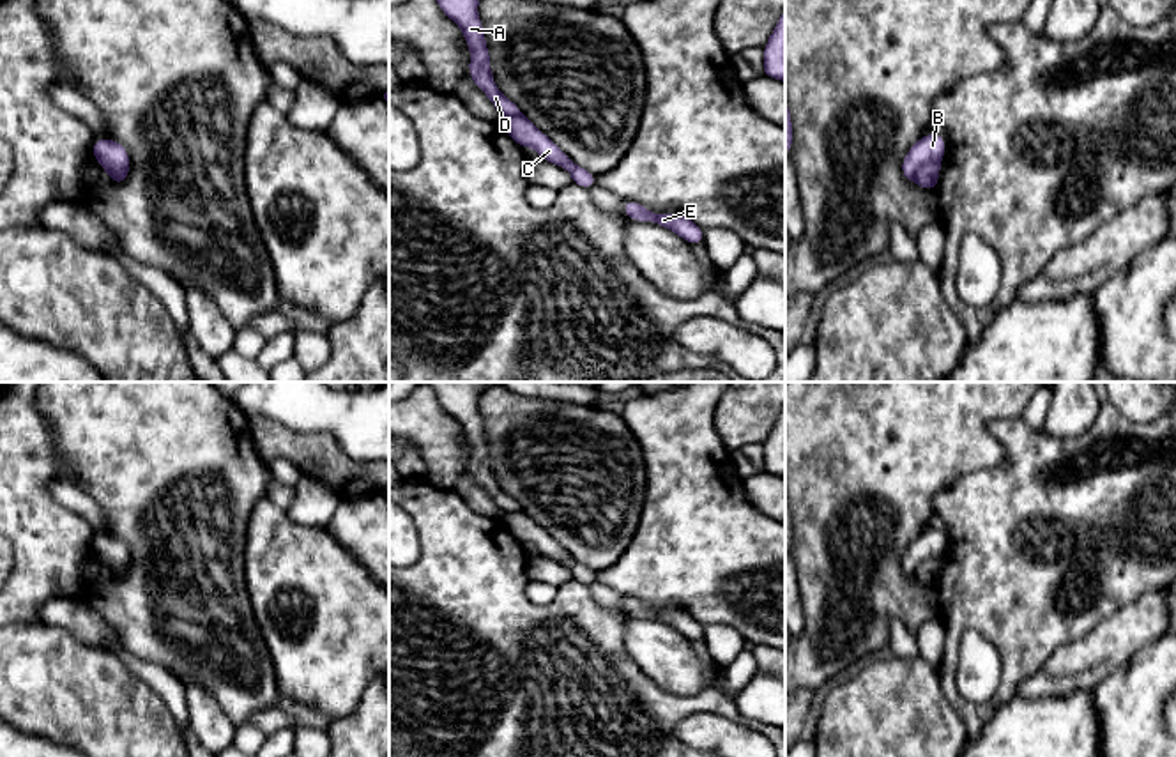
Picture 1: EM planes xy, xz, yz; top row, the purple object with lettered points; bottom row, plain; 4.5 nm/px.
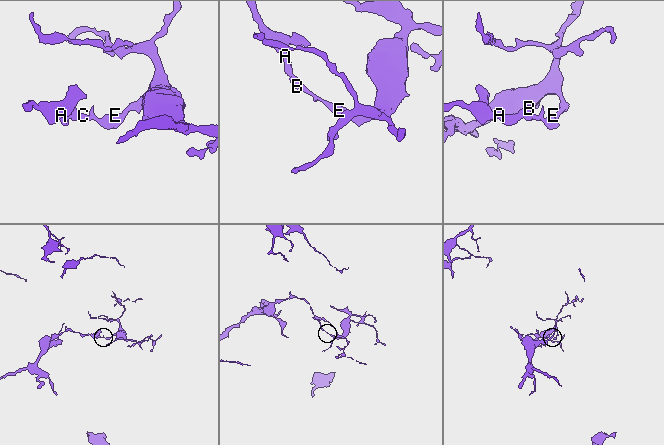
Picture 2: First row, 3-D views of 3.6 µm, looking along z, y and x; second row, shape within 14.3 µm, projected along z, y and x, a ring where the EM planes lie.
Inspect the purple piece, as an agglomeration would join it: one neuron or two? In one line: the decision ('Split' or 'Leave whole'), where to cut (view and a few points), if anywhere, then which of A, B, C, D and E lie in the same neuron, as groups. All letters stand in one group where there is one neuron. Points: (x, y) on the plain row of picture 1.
Split. Split along yz (938, 558), (927, 558), (913, 575). Groups: A B D / C E

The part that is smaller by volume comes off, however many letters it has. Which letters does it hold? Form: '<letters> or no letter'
C, E

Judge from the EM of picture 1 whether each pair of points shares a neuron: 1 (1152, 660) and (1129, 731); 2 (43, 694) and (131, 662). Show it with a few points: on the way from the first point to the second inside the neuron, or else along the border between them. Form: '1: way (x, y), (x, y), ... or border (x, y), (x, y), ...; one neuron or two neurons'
1: way (1150, 678), (1132, 697), (1130, 713); one neuron
2: border (114, 653), (156, 690); two neurons

